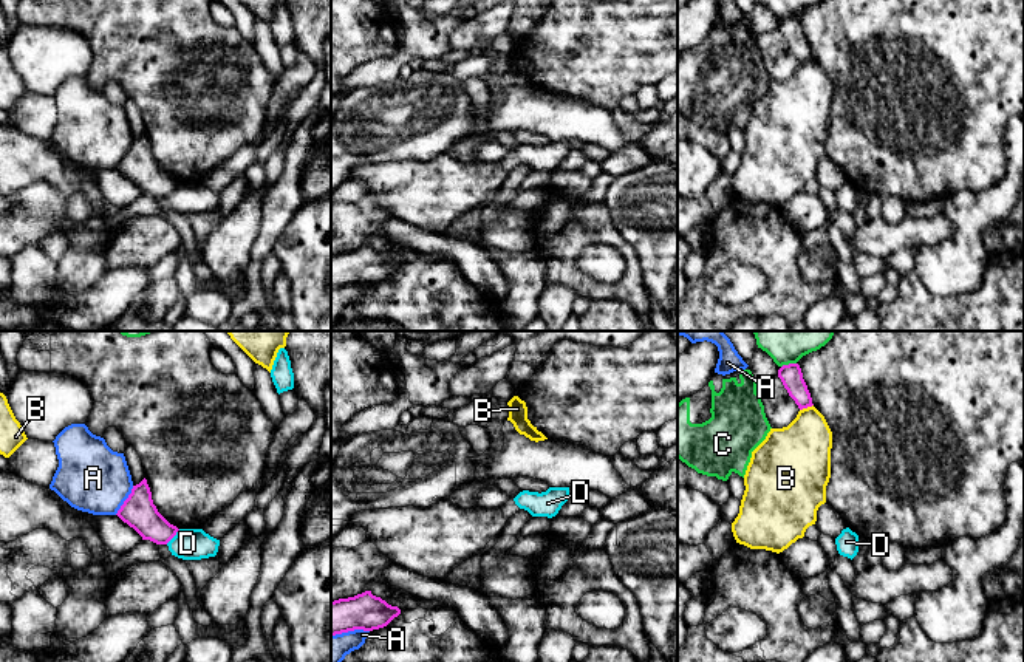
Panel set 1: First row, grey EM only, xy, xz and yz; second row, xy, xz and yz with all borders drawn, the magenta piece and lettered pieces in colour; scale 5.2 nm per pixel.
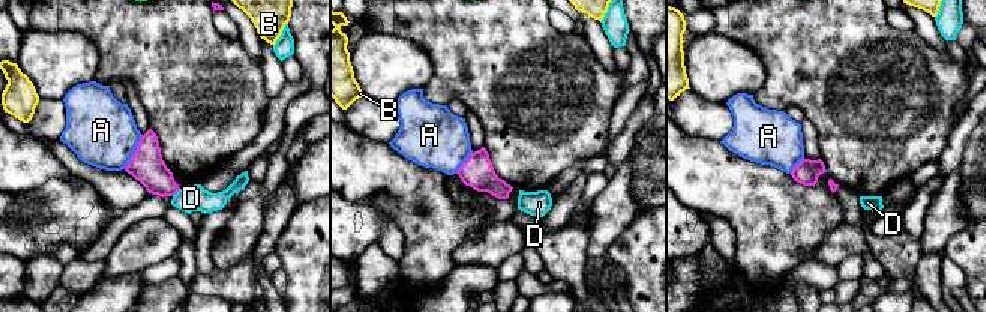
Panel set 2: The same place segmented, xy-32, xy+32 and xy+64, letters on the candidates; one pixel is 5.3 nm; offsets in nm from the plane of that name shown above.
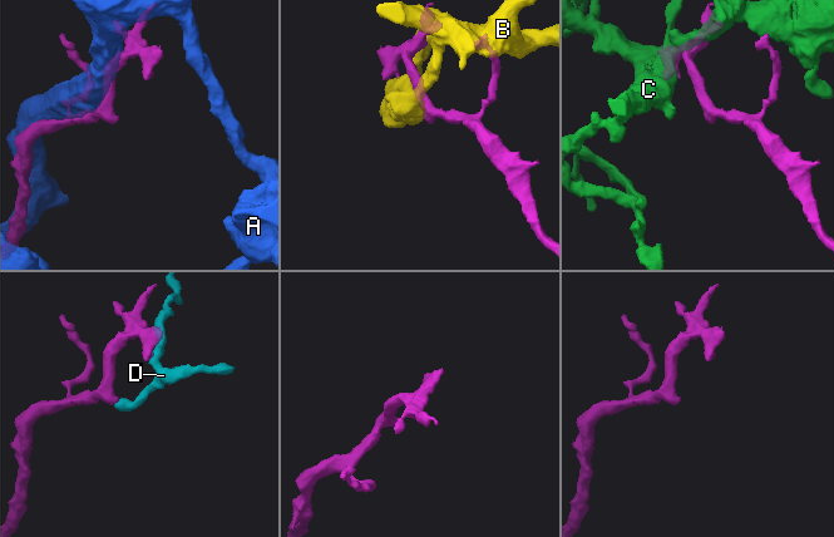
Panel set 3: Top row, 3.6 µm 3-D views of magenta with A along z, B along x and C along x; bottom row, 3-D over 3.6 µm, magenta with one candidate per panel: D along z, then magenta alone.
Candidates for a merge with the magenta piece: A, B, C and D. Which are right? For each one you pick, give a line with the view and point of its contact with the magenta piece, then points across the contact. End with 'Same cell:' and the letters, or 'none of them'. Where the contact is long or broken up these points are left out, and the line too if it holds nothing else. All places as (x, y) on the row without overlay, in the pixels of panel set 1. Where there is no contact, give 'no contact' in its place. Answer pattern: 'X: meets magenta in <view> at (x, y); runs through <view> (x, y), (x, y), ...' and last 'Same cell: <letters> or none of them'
Same cell: none of them

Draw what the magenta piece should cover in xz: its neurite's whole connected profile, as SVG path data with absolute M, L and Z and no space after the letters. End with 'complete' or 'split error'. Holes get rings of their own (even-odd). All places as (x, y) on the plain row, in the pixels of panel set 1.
M365 244L354 251L331 255L331 289L364 283L373 285L387 280L401 268L398 260Z | complete

